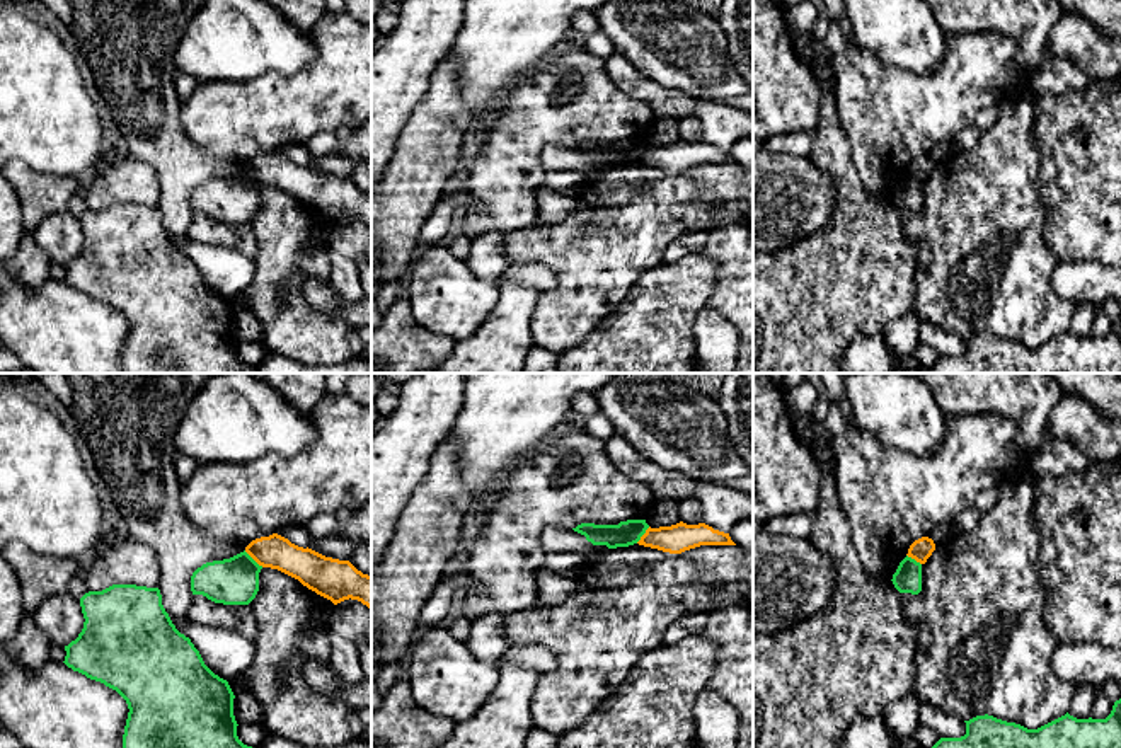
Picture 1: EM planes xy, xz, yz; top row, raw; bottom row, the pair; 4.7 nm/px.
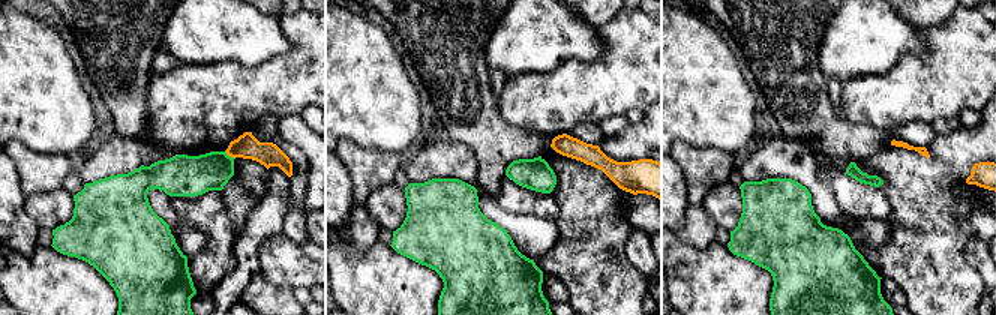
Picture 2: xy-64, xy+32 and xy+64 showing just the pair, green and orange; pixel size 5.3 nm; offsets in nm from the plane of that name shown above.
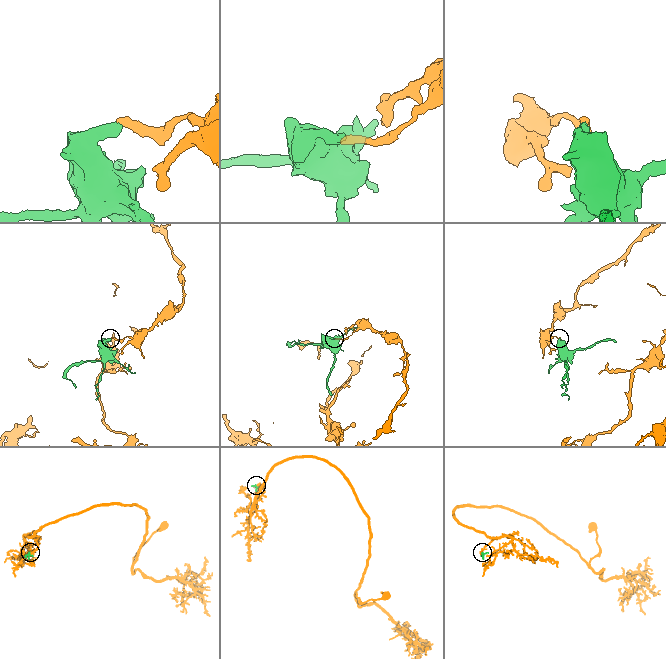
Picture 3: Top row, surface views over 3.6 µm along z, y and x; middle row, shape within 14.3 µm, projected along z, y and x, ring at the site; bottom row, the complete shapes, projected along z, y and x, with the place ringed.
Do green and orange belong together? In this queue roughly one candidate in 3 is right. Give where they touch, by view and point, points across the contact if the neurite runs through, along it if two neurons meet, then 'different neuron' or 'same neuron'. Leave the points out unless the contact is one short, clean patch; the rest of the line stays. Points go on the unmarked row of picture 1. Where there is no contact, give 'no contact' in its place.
xy (252, 178) | along xy (244, 169), (263, 184) | different neuron

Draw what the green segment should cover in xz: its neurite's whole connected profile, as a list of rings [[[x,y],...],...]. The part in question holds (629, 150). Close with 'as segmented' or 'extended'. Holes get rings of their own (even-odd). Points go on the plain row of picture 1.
[[[627,138],[618,143],[581,141],[572,148],[584,153],[593,164],[617,167],[637,162],[647,147],[646,138]]]; as segmented

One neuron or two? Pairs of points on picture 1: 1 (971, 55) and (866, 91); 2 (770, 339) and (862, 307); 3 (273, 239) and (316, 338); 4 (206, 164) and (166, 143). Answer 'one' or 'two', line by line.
1: one
2: one
3: one
4: one

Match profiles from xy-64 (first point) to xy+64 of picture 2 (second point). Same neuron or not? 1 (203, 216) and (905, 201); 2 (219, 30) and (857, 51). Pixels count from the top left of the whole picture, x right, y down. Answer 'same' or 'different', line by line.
1: different
2: same

